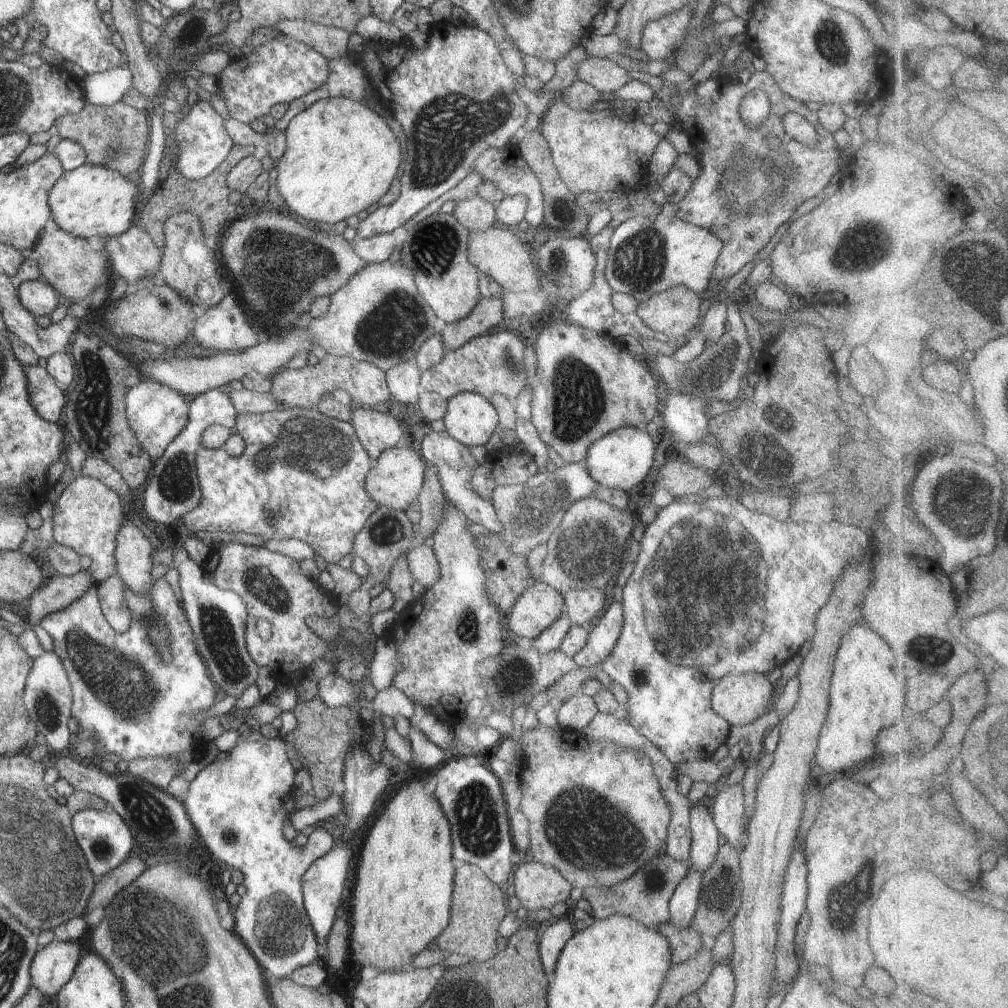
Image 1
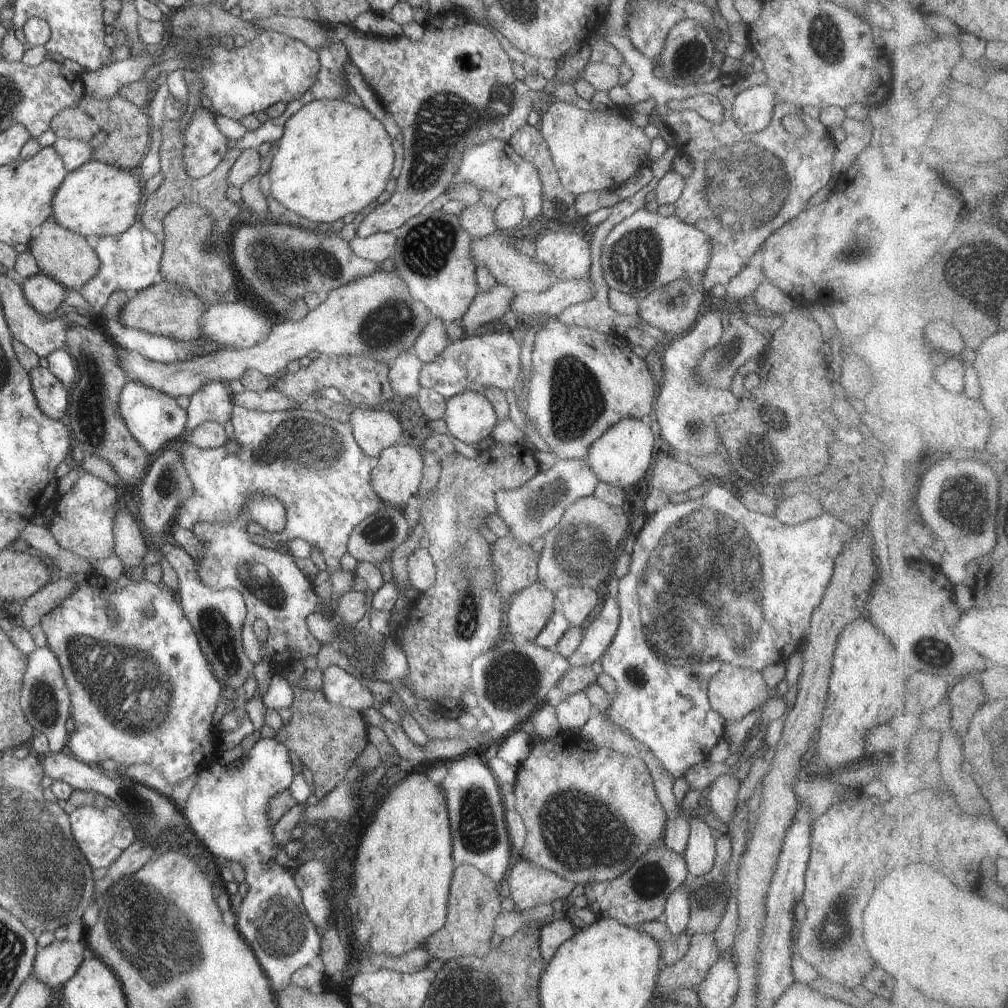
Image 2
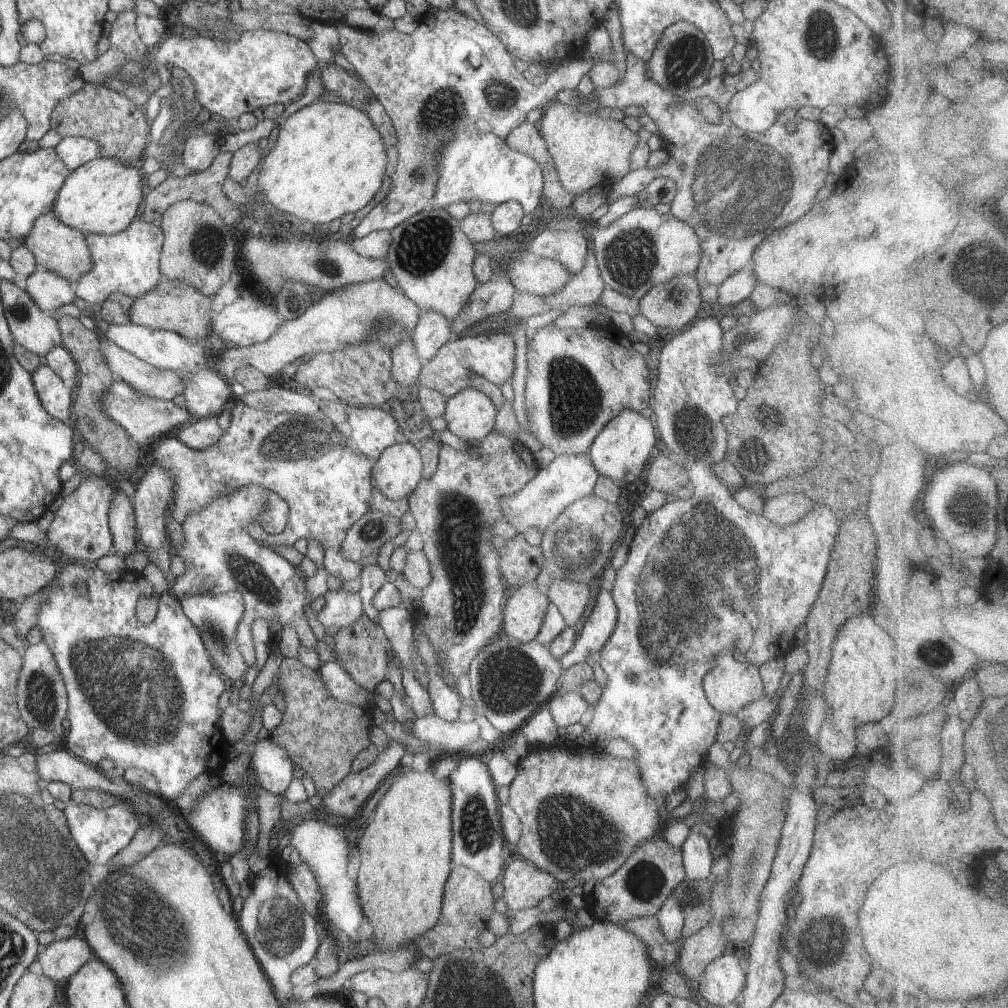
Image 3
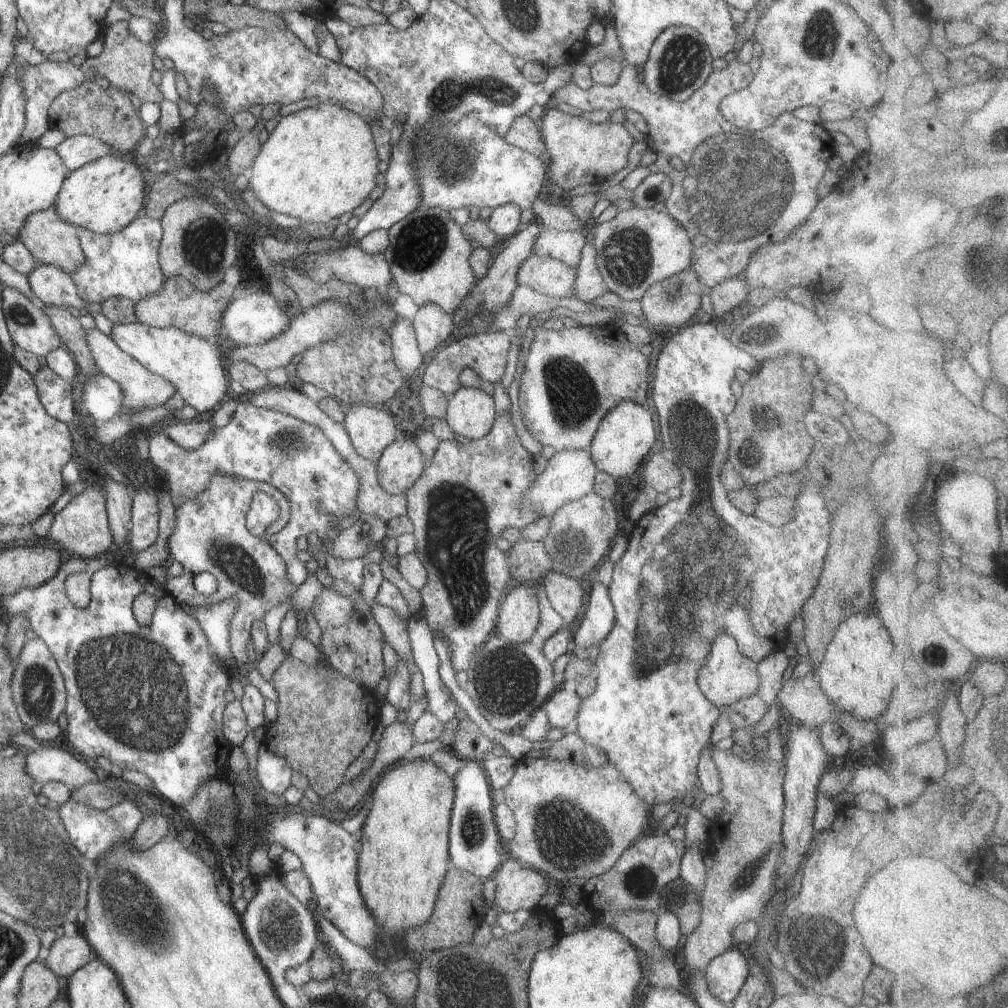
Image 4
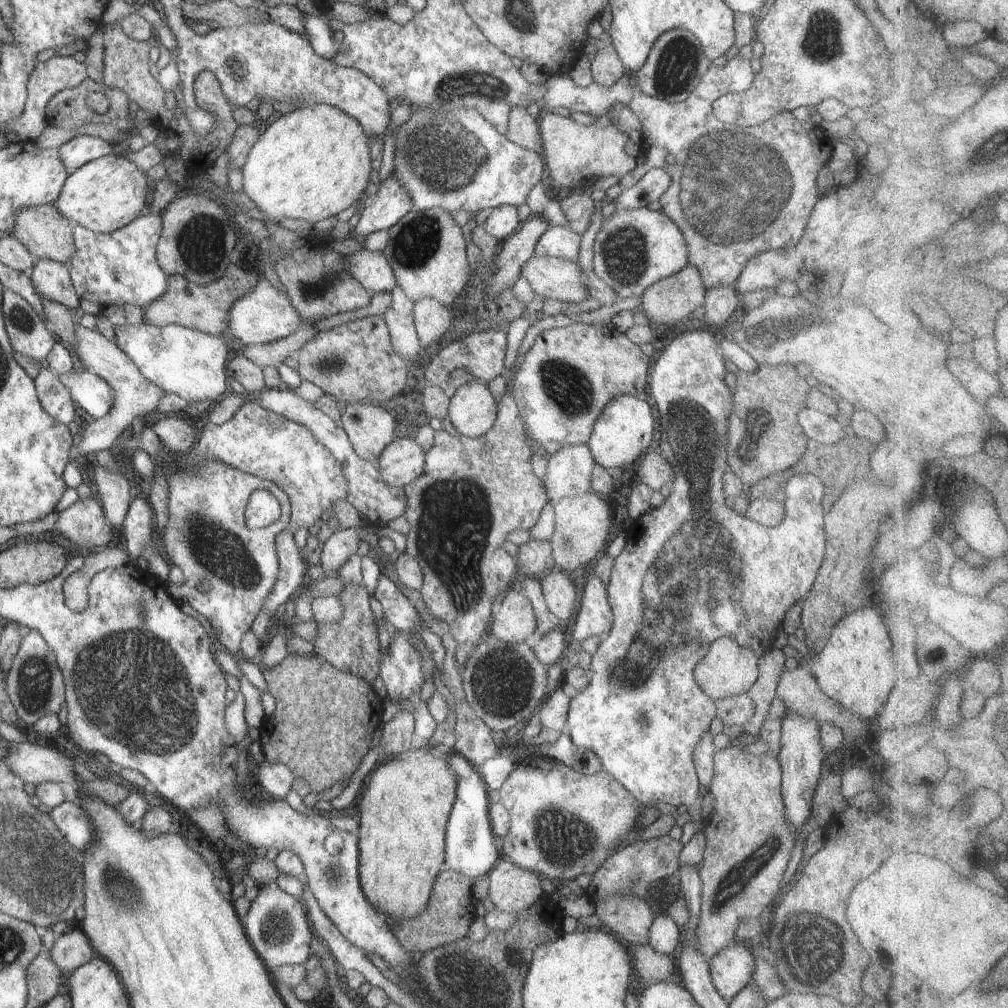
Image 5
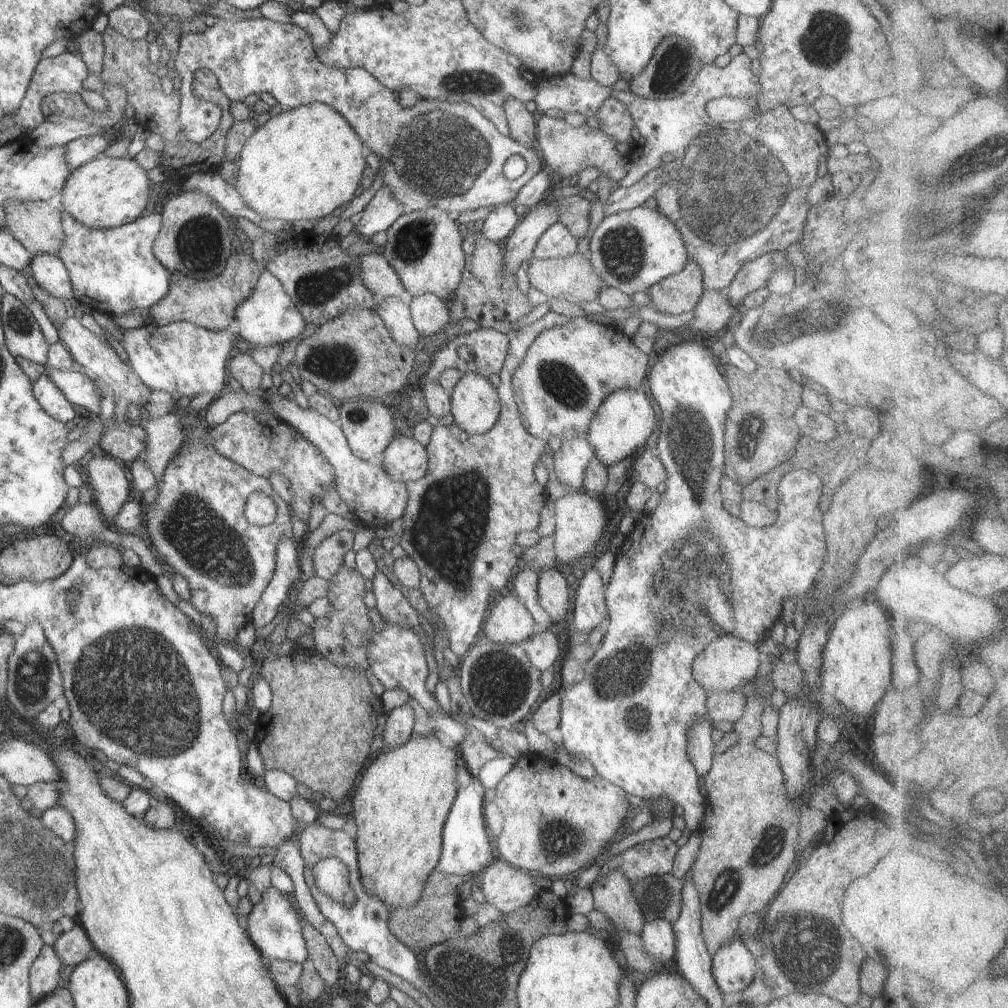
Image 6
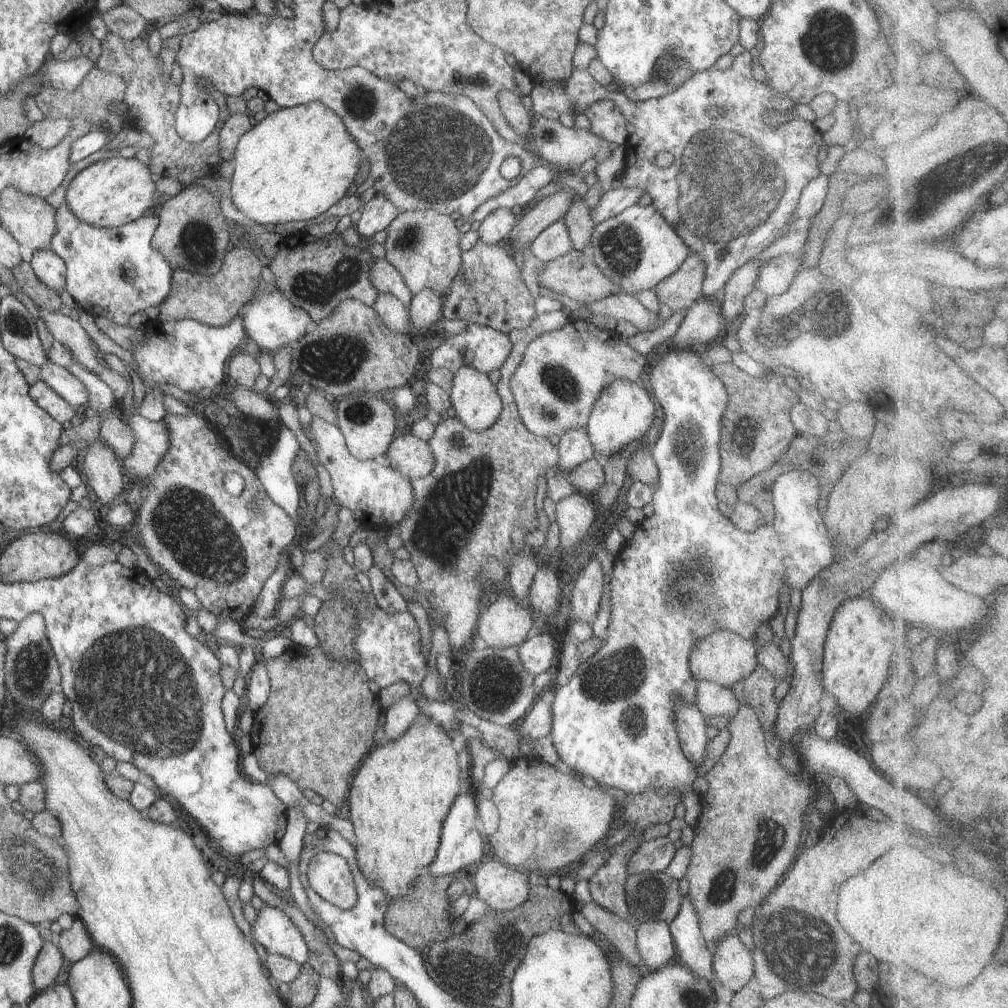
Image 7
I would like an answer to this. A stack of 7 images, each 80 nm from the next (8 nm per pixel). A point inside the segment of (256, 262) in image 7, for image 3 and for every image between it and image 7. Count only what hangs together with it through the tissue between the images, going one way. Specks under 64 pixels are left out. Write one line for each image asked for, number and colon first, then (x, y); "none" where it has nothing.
3: (175, 306)
4: (177, 304)
5: (205, 308)
6: (211, 304)

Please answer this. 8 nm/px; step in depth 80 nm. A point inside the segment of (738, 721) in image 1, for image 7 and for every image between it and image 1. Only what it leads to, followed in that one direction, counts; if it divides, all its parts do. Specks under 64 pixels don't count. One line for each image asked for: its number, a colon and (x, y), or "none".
2: (734, 691)
3: (730, 685)
4: (727, 676)
5: (728, 669)
6: (729, 663)
7: (724, 658)

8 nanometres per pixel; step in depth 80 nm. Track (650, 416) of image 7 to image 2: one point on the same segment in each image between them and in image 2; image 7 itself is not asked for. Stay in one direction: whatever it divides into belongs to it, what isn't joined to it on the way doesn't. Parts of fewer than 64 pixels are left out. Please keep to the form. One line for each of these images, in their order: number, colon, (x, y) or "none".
2: (621, 456)
3: (620, 452)
4: (626, 435)
5: (622, 434)
6: (625, 420)

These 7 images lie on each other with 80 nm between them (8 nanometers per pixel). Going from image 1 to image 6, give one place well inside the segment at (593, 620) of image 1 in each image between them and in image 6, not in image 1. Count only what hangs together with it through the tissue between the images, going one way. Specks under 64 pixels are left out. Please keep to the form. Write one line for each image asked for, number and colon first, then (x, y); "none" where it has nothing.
2: (577, 604)
3: (570, 598)
4: (565, 593)
5: (558, 587)
6: (554, 592)

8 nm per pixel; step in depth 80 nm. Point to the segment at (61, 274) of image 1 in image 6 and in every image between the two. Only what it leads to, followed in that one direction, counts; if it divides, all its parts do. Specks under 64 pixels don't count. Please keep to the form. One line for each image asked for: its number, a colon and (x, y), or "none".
2: (65, 256)
3: (58, 248)
4: (52, 241)
5: (47, 233)
6: (39, 226)

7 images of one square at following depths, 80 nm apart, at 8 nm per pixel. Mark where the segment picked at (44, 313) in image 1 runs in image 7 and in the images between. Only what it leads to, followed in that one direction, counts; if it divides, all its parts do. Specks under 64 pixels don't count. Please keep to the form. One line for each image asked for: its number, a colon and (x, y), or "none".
2: (45, 294)
3: (49, 291)
4: (52, 287)
5: (51, 280)
6: (49, 272)
7: (51, 270)

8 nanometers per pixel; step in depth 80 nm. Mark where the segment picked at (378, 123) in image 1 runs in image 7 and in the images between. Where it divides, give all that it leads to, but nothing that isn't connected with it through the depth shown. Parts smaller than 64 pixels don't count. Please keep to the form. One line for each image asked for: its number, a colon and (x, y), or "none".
2: (334, 158)
3: (329, 159)
4: (320, 162)
5: (312, 163)
6: (303, 164)
7: (293, 166)

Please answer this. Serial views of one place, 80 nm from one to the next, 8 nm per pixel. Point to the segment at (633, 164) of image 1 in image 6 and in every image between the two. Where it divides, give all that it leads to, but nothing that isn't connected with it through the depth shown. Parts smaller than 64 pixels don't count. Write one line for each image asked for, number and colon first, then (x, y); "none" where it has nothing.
2: (593, 151)
3: (588, 150)
4: (582, 152)
5: (575, 153)
6: (564, 148)

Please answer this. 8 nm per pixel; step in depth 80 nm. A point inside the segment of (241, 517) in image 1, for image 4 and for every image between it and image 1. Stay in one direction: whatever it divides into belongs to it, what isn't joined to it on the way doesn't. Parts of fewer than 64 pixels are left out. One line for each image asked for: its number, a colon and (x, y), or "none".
2: (313, 465)
3: (307, 461)
4: (297, 458)

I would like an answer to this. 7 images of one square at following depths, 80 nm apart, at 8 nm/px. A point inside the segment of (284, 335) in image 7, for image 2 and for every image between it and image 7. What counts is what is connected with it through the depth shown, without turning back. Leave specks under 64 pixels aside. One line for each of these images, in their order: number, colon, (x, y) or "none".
2: (238, 325)
3: (249, 321)
4: (255, 320)
5: (266, 314)
6: (268, 317)

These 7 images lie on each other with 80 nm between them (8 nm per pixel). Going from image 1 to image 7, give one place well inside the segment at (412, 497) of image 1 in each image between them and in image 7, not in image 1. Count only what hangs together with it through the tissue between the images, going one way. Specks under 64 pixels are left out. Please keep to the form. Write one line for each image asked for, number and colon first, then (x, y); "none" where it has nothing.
2: (396, 478)
3: (397, 472)
4: (401, 464)
5: (402, 461)
6: (405, 459)
7: (408, 456)

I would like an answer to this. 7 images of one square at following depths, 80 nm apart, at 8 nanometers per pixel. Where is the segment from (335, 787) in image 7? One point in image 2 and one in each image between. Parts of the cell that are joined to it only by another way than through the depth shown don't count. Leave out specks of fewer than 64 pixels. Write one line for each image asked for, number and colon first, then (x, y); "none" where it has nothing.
2: (327, 738)
3: (322, 735)
4: (325, 720)
5: (322, 725)
6: (319, 729)

